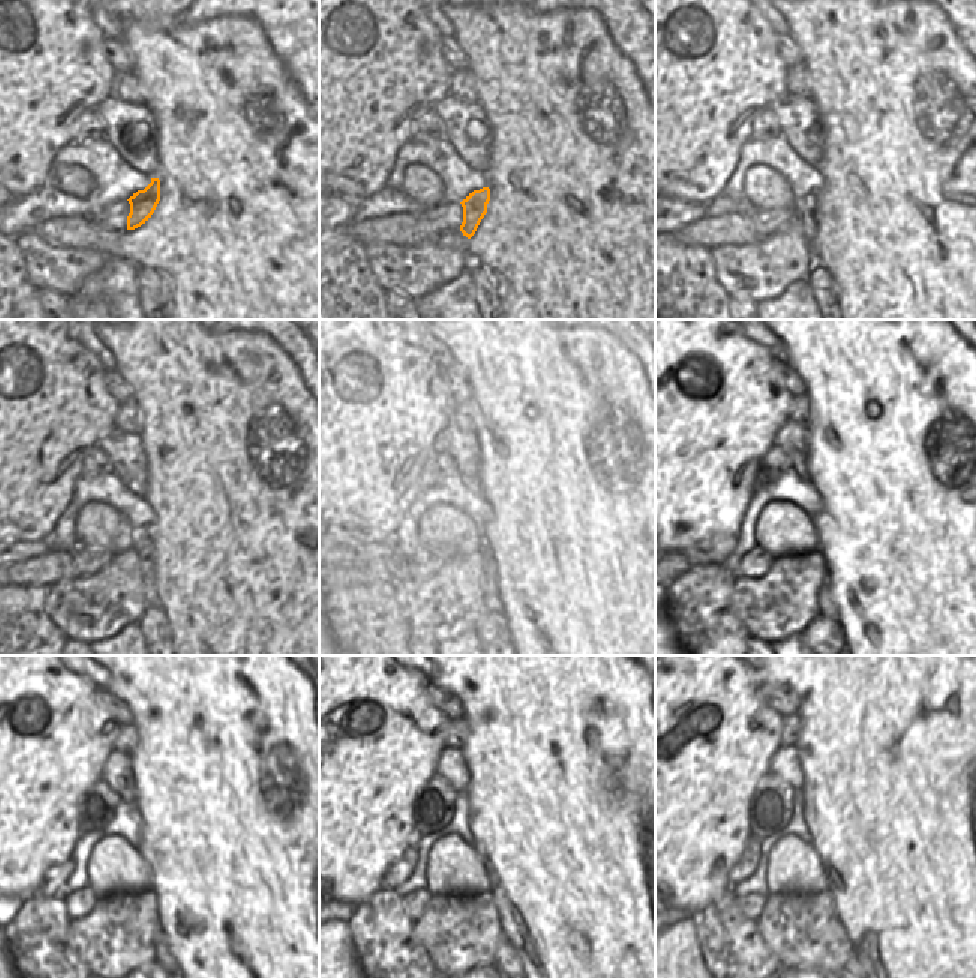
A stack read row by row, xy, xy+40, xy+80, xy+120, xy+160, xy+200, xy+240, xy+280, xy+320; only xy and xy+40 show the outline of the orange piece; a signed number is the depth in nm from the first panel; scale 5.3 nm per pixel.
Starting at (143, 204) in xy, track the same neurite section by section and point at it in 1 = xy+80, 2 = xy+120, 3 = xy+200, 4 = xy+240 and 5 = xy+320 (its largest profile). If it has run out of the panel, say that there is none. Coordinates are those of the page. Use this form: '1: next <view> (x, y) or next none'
1: next xy+80 (807, 206)
2: next xy+120 (141, 537)
3: next xy+200 (828, 608)
4: next xy+240 (164, 956)
5: next xy+320 (855, 960)

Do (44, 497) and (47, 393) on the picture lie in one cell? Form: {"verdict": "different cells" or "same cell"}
{"verdict": "same cell"}

